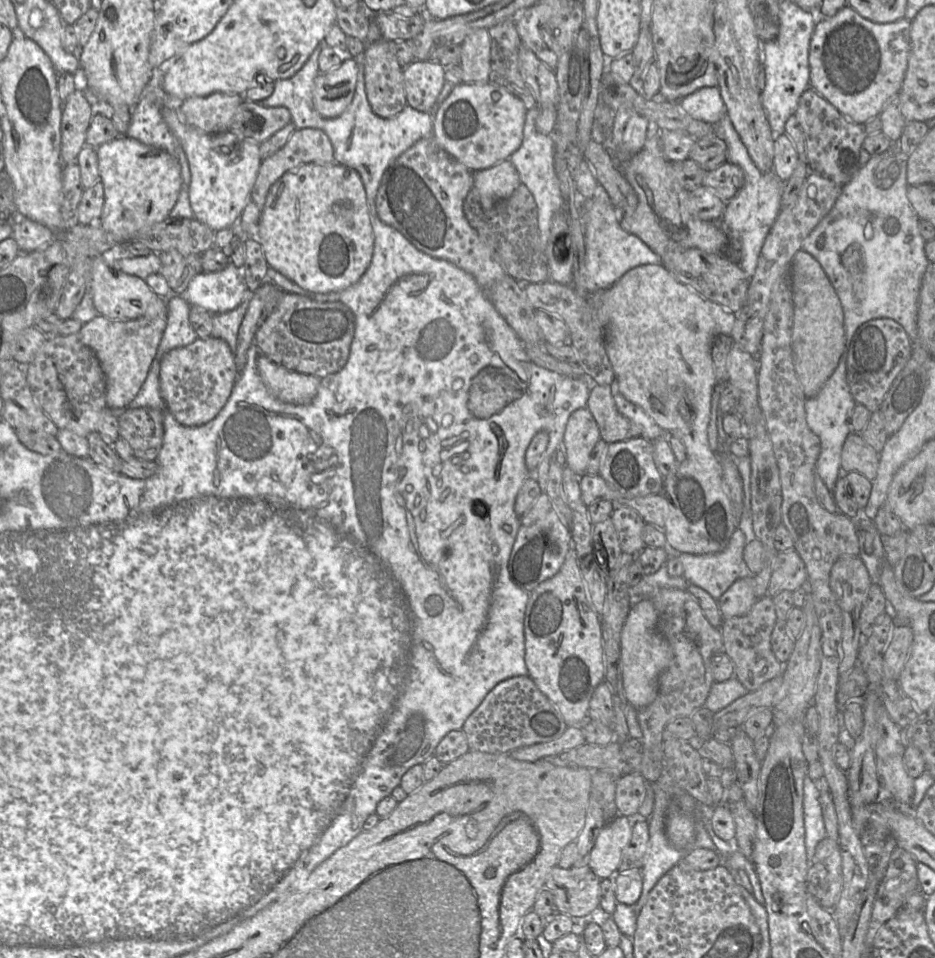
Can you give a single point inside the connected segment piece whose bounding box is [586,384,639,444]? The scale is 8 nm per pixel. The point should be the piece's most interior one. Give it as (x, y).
(613, 426)

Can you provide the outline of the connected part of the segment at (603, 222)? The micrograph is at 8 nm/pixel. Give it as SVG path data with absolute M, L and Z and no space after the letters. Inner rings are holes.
M599 192L592 199L584 200L582 212L583 234L585 237L585 264L576 272L573 284L578 292L606 290L617 282L628 270L646 264L661 264L661 258L638 236L621 228L622 210L617 210L609 197Z

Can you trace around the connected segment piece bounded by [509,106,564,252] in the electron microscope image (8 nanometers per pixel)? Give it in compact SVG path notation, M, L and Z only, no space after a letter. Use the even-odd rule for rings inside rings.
M538 106L527 110L522 144L510 156L509 160L516 168L521 183L526 185L535 200L538 213L539 244L540 249L545 252L550 235L552 218L558 211L564 208L564 200L559 179L555 172L555 140L552 134L544 135L536 130L535 121L538 113Z

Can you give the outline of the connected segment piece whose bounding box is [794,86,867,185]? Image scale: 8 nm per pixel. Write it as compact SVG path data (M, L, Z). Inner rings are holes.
M811 86L801 95L794 114L805 135L809 170L839 185L849 183L861 167L860 150L867 135L863 126L847 119Z

